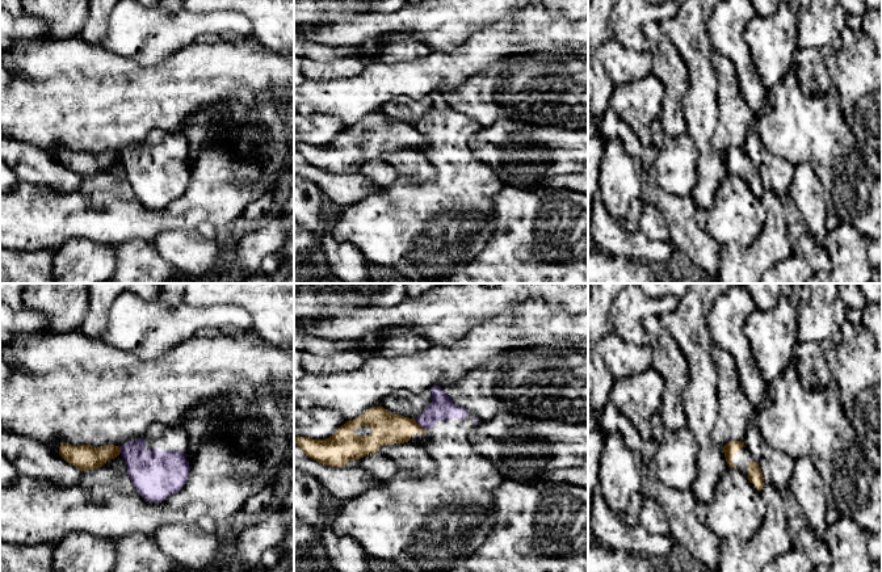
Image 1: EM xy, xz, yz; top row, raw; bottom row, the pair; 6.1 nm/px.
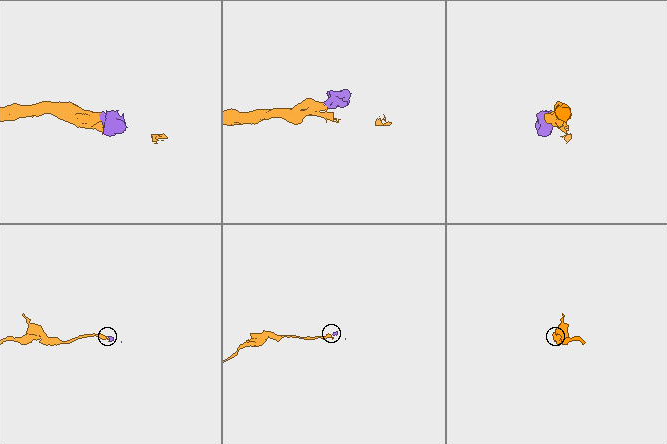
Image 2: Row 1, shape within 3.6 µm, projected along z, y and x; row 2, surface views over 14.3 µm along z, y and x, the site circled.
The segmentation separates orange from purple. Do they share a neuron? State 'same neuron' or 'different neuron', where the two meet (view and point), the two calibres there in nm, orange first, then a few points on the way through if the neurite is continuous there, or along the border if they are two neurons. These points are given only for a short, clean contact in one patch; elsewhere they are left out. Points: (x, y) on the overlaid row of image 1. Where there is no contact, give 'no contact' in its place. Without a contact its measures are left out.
different neuron | xz (416, 423) | 190/140 nm | along xz (414, 419), (420, 427)

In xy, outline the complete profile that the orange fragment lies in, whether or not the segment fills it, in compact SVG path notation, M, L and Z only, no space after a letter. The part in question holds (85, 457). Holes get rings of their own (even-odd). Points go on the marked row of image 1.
M63 442L59 447L59 455L80 471L102 467L110 459L117 458L119 453L121 447L114 445L93 447L91 445L74 446Z

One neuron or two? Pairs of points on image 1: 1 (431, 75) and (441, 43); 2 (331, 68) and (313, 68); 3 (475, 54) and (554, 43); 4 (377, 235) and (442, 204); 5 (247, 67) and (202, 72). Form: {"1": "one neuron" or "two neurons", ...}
{"1": "two neurons", "2": "one neuron", "3": "one neuron", "4": "one neuron", "5": "one neuron"}

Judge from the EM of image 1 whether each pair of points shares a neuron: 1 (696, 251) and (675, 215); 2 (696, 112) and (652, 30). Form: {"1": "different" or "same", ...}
{"1": "same", "2": "different"}

